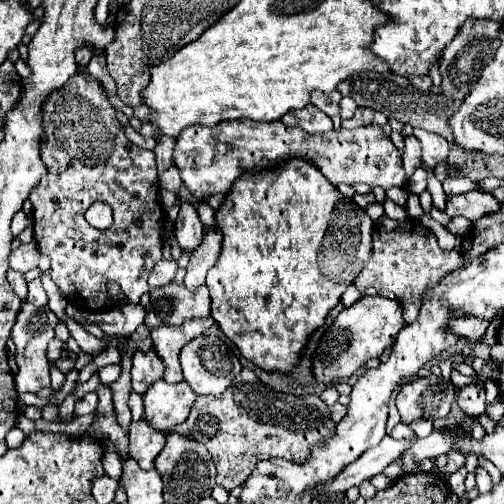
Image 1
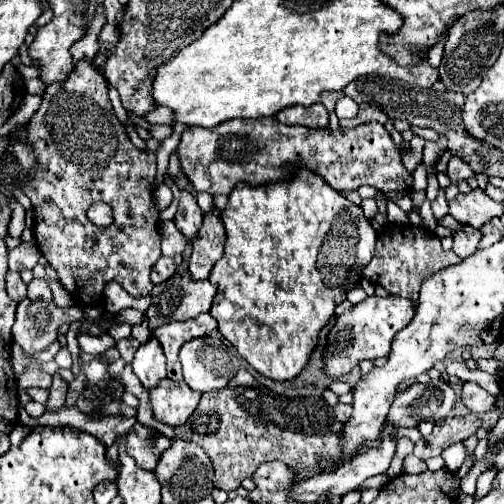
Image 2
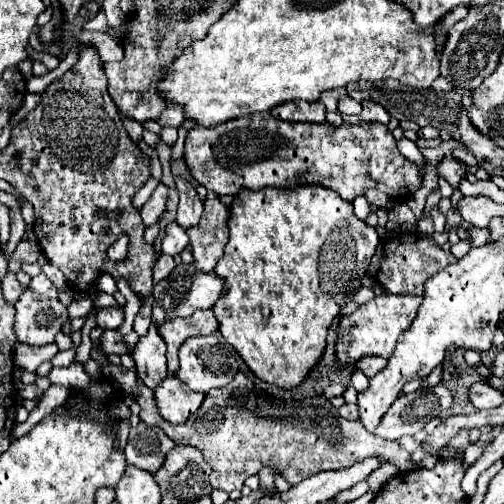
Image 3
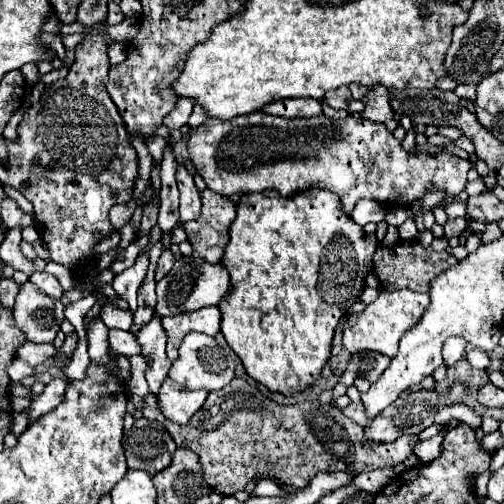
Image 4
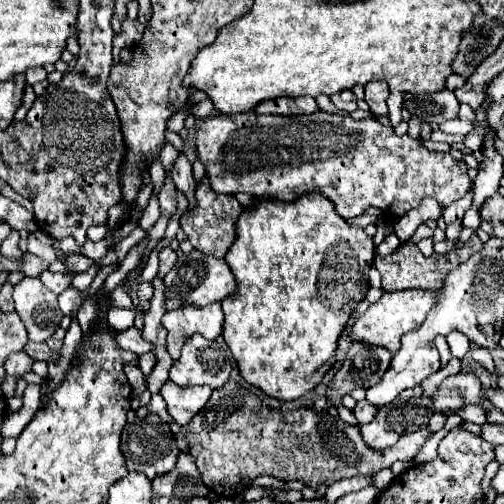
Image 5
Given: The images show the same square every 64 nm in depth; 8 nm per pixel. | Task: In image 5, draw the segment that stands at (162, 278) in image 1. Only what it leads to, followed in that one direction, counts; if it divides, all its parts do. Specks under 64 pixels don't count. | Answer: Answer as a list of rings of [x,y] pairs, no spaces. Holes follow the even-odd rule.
[[[168,246],[168,248],[164,248],[162,252],[160,252],[160,268],[158,268],[158,278],[162,278],[174,264],[176,264],[176,252]]]

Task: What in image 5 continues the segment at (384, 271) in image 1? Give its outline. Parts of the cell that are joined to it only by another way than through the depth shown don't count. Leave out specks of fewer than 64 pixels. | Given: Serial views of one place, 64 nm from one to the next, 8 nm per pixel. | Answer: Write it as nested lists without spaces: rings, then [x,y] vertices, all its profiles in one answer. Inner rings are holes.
[[[404,242],[396,248],[396,252],[388,254],[388,256],[376,256],[374,258],[374,268],[380,272],[382,276],[382,288],[386,292],[396,292],[396,290],[408,290],[408,288],[420,288],[420,290],[432,290],[436,292],[442,286],[444,276],[456,268],[458,264],[462,264],[466,258],[462,256],[464,248],[456,248],[450,254],[432,254],[432,256],[424,256],[416,244],[412,242]]]

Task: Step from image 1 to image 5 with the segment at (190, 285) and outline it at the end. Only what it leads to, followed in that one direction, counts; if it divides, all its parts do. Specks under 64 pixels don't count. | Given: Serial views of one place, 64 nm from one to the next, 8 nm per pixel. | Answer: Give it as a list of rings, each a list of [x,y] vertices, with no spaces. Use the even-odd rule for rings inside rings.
[[[204,178],[204,182],[198,186],[196,200],[198,200],[198,206],[192,212],[188,212],[186,216],[180,218],[180,228],[188,234],[188,240],[192,242],[192,246],[196,250],[200,250],[206,256],[224,258],[224,254],[228,252],[230,244],[236,238],[234,224],[236,224],[236,220],[242,212],[242,206],[238,204],[238,200],[234,196],[212,192],[212,188],[208,184],[208,178]]]

